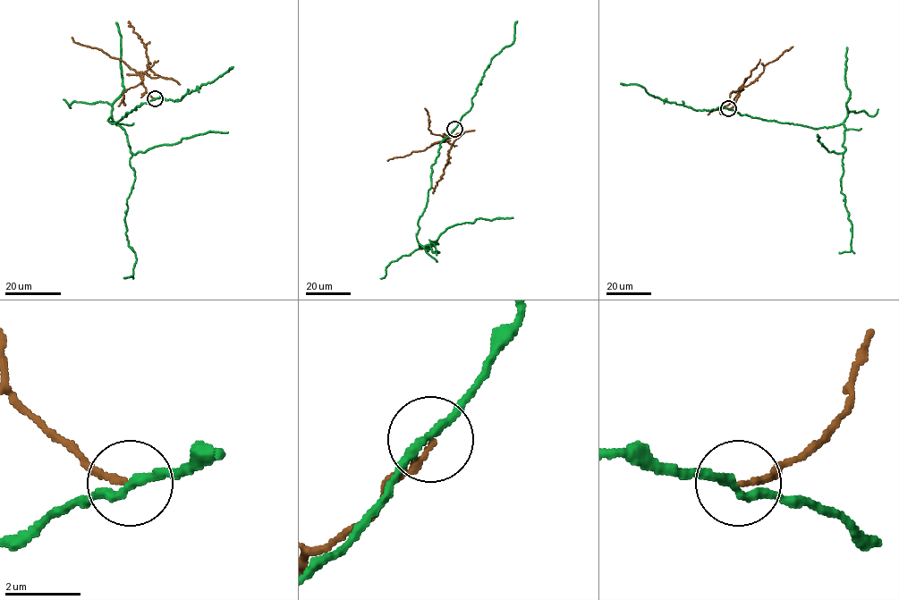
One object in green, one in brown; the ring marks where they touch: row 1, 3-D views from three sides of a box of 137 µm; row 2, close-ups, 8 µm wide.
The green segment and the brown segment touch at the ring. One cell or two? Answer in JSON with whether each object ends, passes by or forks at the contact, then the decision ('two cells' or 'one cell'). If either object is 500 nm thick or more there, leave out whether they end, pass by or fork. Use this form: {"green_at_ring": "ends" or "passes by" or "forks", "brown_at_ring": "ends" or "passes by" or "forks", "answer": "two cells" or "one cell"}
{"green_at_ring": "passes by", "brown_at_ring": "ends", "answer": "two cells"}

